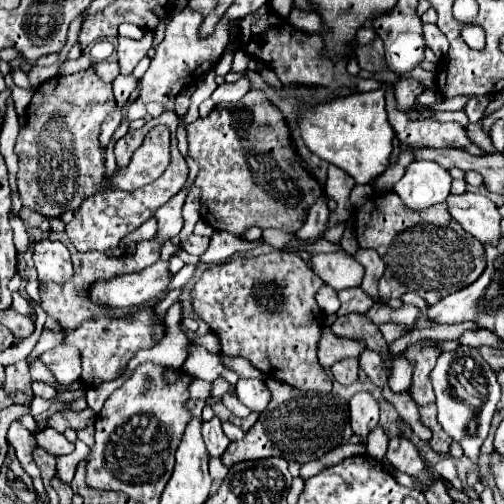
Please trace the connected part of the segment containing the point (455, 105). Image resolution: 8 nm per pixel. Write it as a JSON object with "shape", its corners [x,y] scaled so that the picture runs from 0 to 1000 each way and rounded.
{"shape":[[[905,190],[905,194],[881,194],[877,202],[857,206],[857,218],[917,218],[925,206],[929,190]]]}

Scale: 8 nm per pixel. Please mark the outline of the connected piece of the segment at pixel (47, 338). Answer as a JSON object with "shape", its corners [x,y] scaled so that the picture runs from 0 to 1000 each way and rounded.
{"shape":[[[85,651],[81,667],[63,694],[60,704],[52,710],[56,722],[63,720],[69,712],[77,712],[77,708],[85,702],[85,698],[103,692],[115,683],[123,683],[127,679],[127,661],[117,655],[113,659],[103,659],[95,653]]]}

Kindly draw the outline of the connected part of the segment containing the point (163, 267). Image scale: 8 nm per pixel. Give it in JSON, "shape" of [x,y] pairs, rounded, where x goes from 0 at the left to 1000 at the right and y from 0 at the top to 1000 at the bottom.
{"shape":[[[313,516],[310,524],[286,532],[270,544],[234,548],[218,560],[194,560],[183,567],[179,583],[194,599],[210,599],[218,607],[270,607],[313,583],[329,583],[341,560],[341,544],[333,524]]]}

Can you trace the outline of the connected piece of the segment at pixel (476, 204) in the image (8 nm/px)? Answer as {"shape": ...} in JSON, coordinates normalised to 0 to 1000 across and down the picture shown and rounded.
{"shape":[[[893,381],[885,405],[893,429],[956,484],[972,484],[988,476],[992,425],[964,389],[940,381],[921,381],[921,385]]]}

